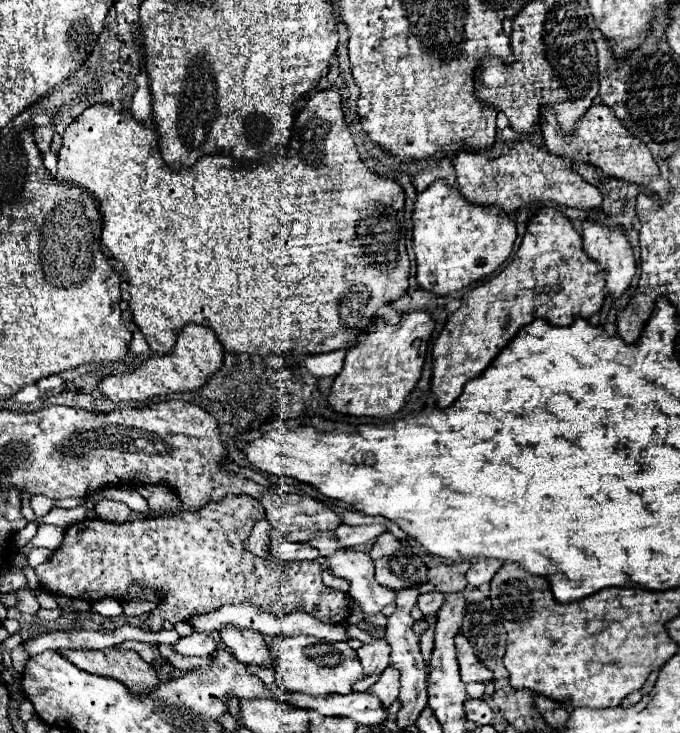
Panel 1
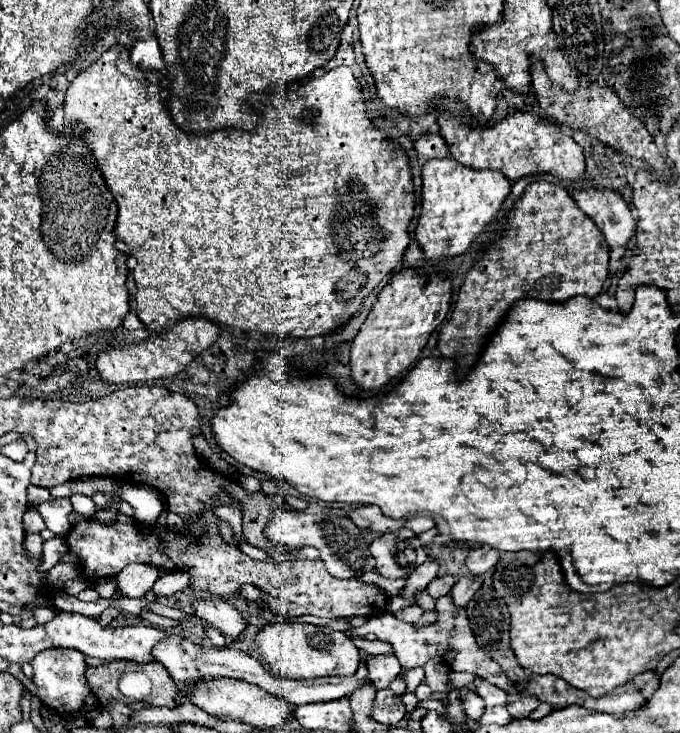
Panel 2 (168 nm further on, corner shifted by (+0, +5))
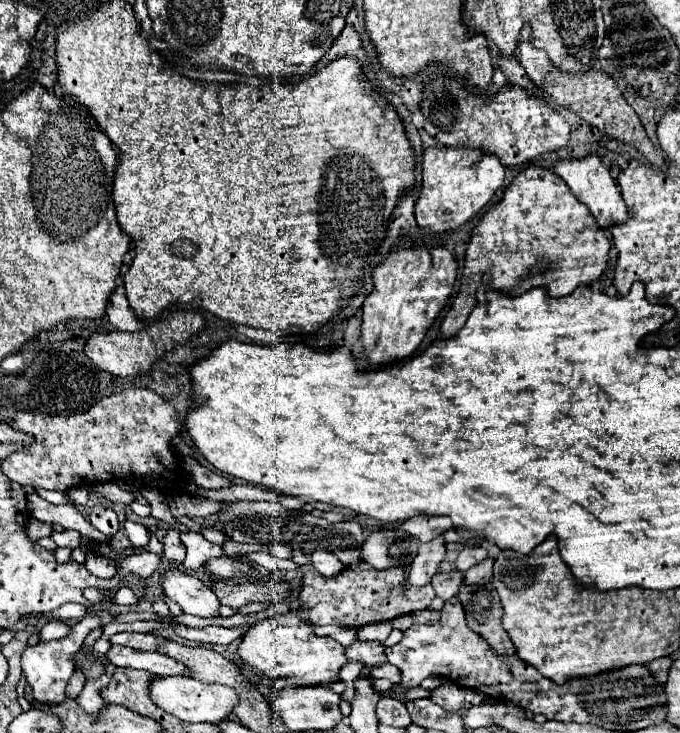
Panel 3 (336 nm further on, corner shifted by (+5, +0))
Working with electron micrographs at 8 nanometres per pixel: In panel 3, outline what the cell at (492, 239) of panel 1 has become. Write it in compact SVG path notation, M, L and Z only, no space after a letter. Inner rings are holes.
M433 146L423 152L423 182L415 200L417 224L423 230L449 230L469 222L501 188L505 166L495 154L485 154L481 148L447 148Z

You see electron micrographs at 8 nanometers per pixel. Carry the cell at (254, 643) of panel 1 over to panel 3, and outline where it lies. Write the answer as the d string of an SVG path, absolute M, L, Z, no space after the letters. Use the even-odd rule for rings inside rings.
M177 566L167 568L161 574L161 588L165 596L175 600L185 614L215 618L219 610L219 600L215 592L205 586L197 576L191 576Z

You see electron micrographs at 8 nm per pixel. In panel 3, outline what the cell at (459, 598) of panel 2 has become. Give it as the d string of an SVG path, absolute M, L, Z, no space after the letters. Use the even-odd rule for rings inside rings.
M487 556L465 572L465 584L487 584L491 580L491 574L493 574L493 556Z

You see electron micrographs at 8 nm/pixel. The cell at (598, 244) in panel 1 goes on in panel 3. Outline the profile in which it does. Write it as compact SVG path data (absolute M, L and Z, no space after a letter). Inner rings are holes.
M589 154L583 158L571 158L571 160L557 160L555 162L555 172L567 182L571 192L591 210L595 220L603 230L611 230L623 220L627 220L627 206L625 200L621 198L621 190L613 176L609 174L607 164L597 154Z

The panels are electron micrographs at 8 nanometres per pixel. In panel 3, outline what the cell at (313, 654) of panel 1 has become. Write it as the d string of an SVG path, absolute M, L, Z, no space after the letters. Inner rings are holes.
M295 612L255 622L241 638L237 652L243 658L243 662L251 664L253 668L261 670L263 674L275 680L293 678L305 682L309 680L313 684L321 684L329 678L335 678L341 666L347 662L345 650L337 640L327 636L317 636L313 632L313 626Z

